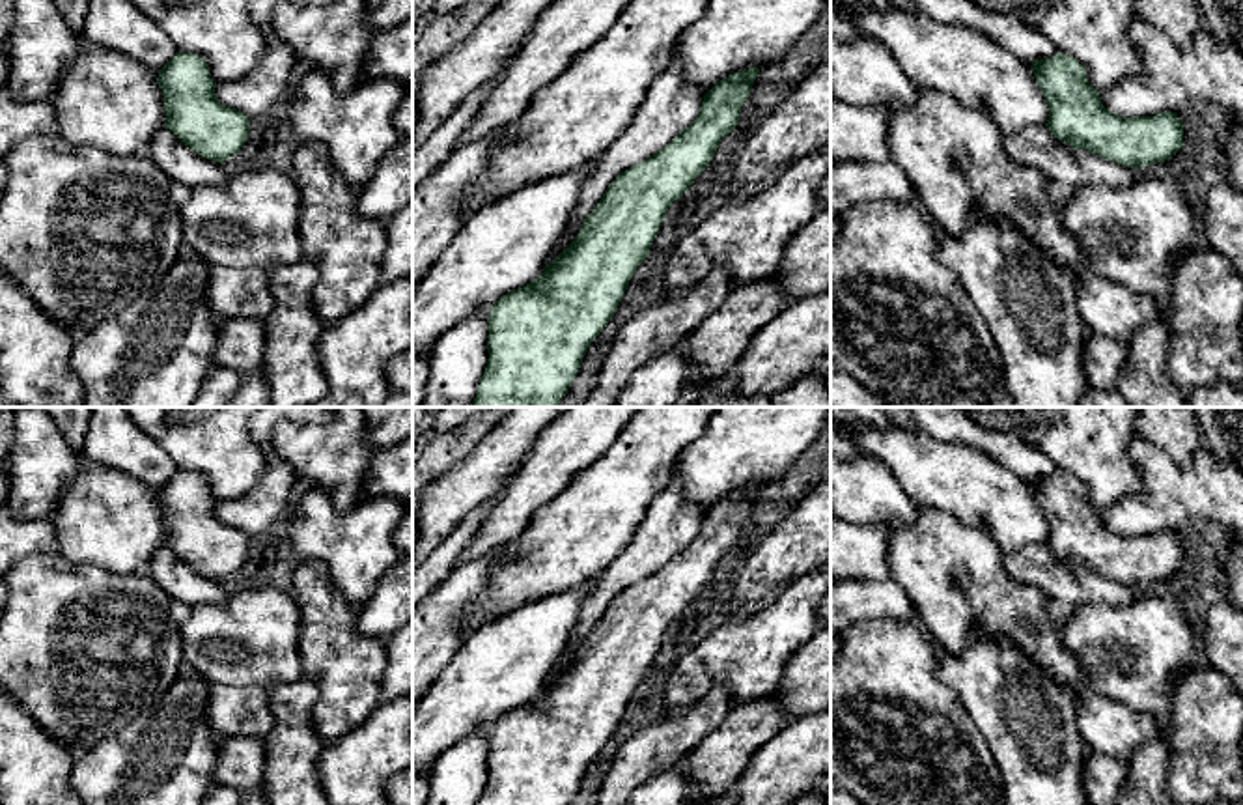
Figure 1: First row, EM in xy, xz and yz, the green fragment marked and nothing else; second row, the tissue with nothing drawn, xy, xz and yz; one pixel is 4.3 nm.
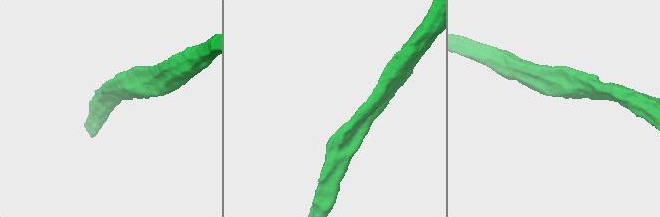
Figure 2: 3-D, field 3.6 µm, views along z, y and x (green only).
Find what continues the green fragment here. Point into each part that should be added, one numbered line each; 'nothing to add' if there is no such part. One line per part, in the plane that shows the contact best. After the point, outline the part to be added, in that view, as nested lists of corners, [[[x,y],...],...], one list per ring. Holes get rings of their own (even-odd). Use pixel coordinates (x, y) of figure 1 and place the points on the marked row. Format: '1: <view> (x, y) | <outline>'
1: xz (672, 103) | [[[674,49],[670,65],[649,84],[633,120],[612,146],[594,161],[592,174],[580,185],[575,213],[547,265],[573,243],[584,219],[622,172],[653,157],[696,120],[704,95],[685,78],[679,50]]]

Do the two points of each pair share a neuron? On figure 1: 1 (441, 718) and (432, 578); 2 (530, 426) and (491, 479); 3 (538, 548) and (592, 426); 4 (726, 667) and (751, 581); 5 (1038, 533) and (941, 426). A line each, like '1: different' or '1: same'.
1: different
2: same
3: same
4: different
5: different

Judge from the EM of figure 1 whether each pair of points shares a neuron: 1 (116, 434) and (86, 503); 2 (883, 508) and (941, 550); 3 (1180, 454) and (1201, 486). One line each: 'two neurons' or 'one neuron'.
1: two neurons
2: two neurons
3: two neurons

